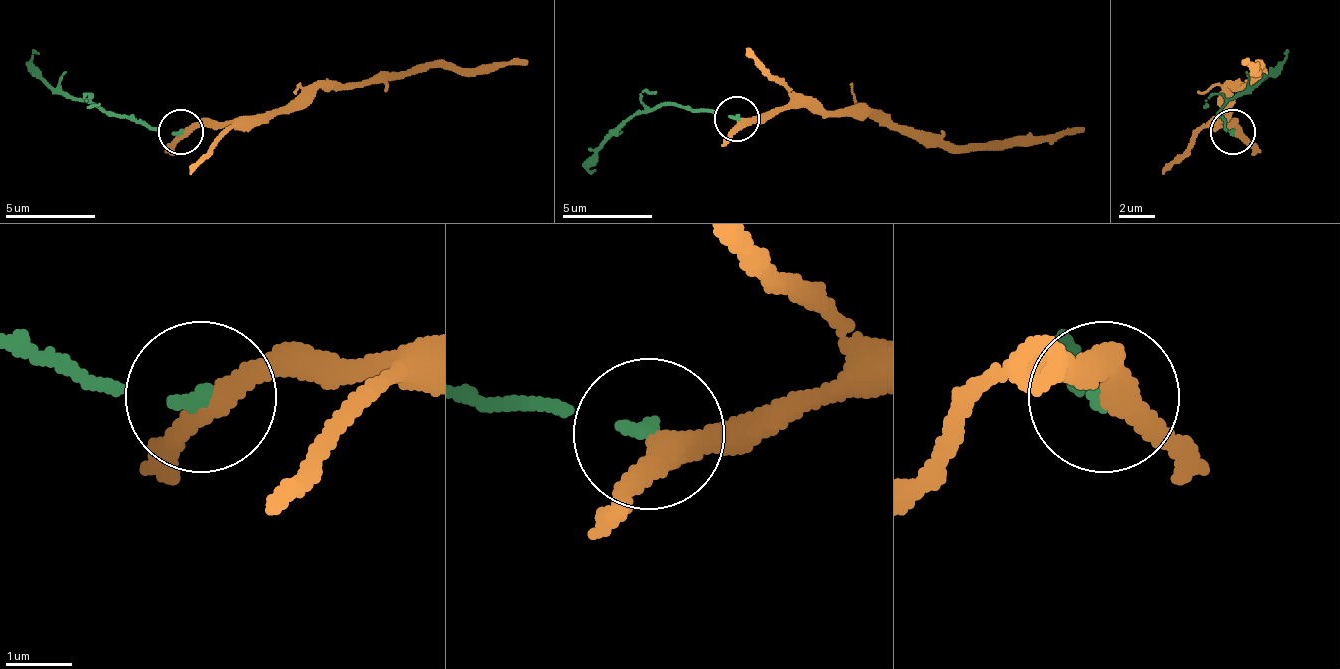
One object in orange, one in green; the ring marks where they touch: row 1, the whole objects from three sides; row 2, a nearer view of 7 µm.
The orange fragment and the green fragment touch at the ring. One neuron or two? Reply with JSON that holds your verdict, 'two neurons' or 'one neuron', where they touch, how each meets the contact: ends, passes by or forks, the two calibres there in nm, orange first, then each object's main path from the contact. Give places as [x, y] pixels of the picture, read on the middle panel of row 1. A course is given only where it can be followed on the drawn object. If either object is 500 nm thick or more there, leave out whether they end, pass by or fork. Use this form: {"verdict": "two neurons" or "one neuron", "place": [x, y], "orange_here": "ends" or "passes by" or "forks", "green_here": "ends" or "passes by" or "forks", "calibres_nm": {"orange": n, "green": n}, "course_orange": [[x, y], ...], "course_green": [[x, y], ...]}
{"verdict": "one neuron", "place": [737, 118], "orange_here": "passes by", "green_here": "ends", "calibres_nm": {"orange": 360, "green": 170}, "course_orange": [[738, 119], [779, 115], [792, 106], [824, 106], [859, 110], [940, 133], [958, 146], [1057, 142], [1084, 128]], "course_green": [[738, 119], [653, 106], [599, 151], [594, 173]]}

